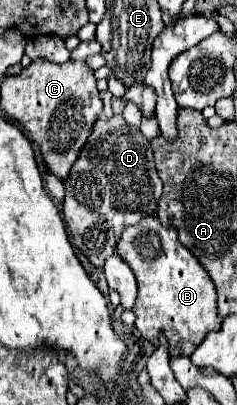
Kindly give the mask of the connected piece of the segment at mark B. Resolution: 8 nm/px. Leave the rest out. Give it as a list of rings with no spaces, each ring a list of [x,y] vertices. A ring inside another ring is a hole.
[[[145,217],[123,231],[117,243],[117,255],[129,263],[139,283],[139,295],[133,307],[137,315],[135,327],[155,347],[159,345],[159,333],[163,333],[169,341],[171,357],[189,357],[209,331],[221,329],[215,285],[211,285],[211,279],[193,253],[179,243],[175,229],[163,227],[157,217]]]

